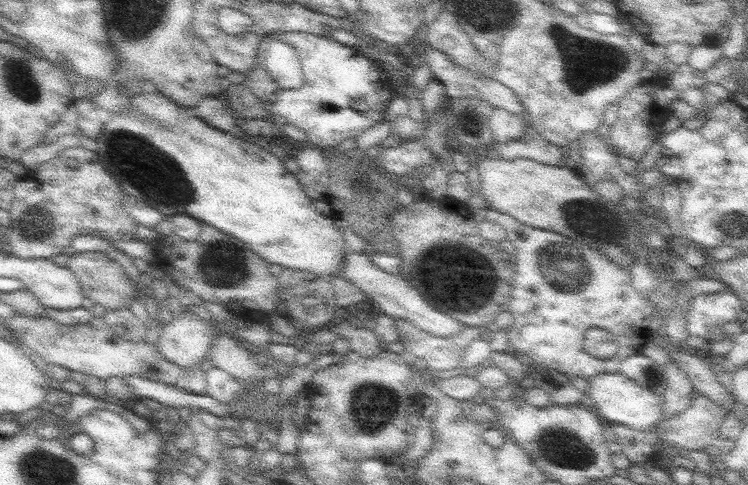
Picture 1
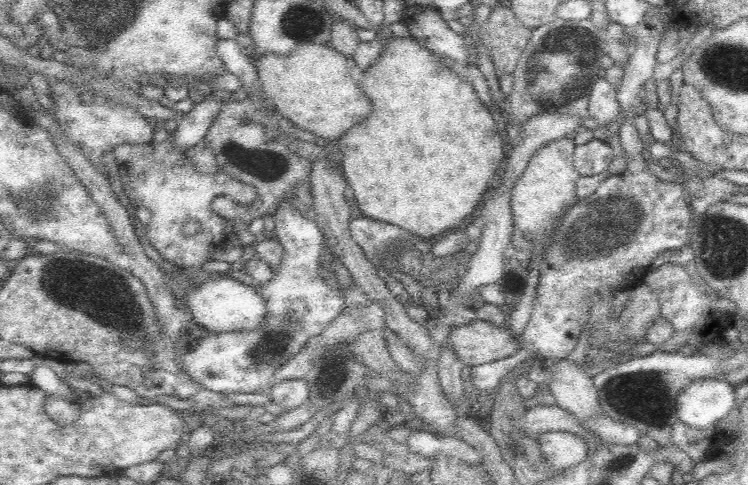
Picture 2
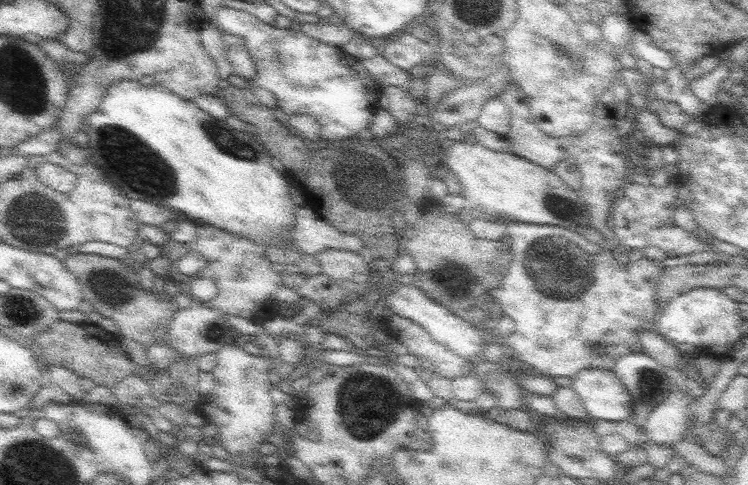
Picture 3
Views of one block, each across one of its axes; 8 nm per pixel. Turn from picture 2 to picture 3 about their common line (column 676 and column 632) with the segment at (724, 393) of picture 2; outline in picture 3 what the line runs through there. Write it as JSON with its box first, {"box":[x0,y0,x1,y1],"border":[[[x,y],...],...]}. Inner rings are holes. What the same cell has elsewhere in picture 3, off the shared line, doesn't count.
{"box":[571,370,633,420],"border":[[[581,370],[581,374],[577,374],[575,378],[571,378],[571,388],[579,394],[579,398],[583,400],[587,414],[593,420],[627,420],[633,416],[633,398],[629,396],[629,392],[625,390],[623,382],[617,378],[617,374],[613,370]]]}

